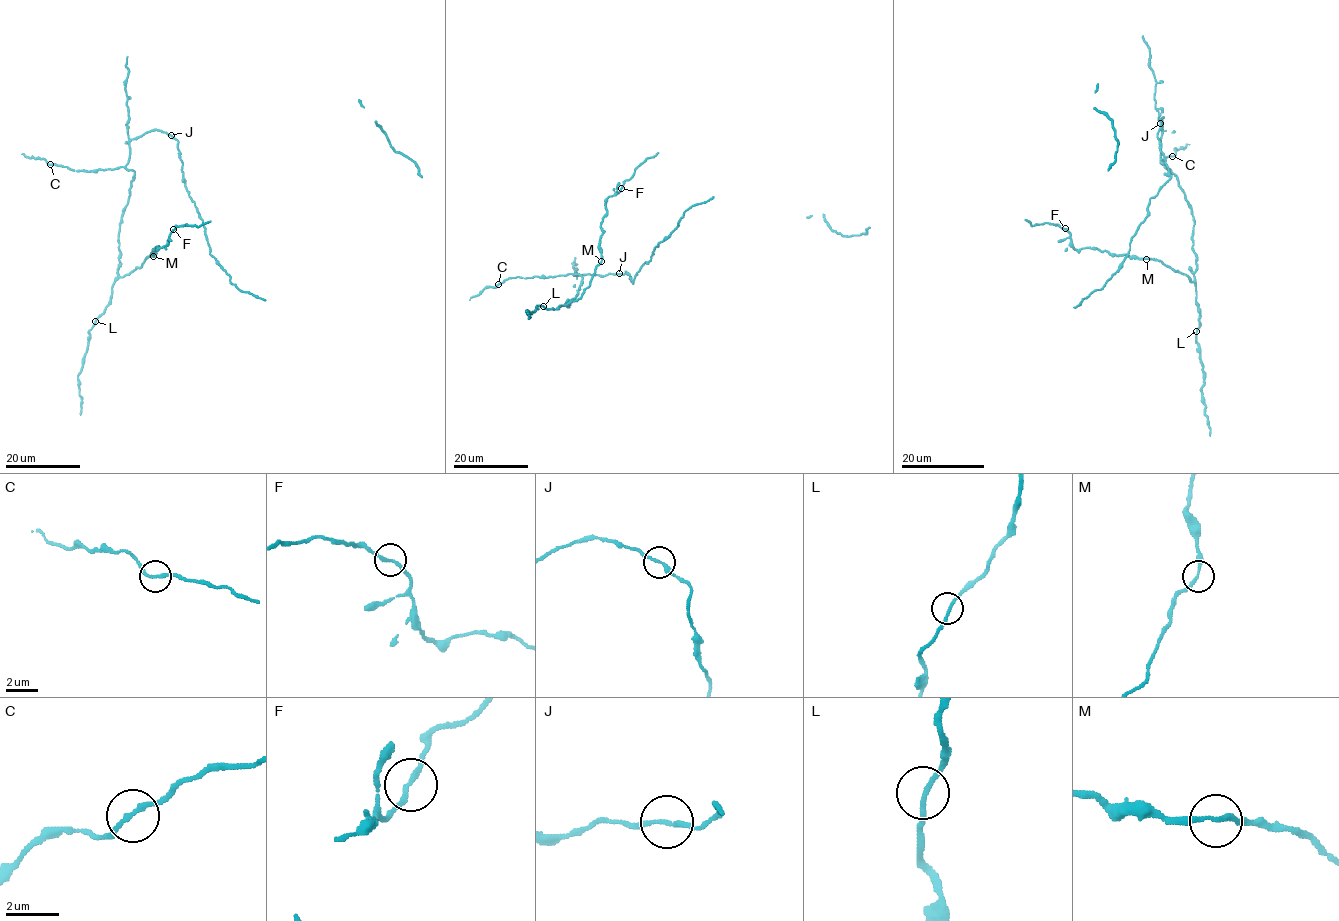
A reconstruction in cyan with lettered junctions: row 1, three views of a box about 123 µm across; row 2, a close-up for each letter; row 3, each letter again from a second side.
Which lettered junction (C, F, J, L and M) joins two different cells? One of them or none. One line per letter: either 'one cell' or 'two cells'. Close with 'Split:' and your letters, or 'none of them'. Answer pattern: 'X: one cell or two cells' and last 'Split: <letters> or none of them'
C: one cell
F: one cell
J: one cell
L: one cell
M: one cell
Split: none of them

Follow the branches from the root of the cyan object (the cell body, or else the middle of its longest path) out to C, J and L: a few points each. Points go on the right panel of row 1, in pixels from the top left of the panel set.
C: (1160, 146), (1158, 132), (1162, 117), (1160, 159), (1165, 163), (1166, 157), (1172, 156)
J: (1160, 146), (1160, 124)
L: (1160, 146), (1162, 117), (1161, 162), (1176, 177), (1194, 221), (1196, 331)

